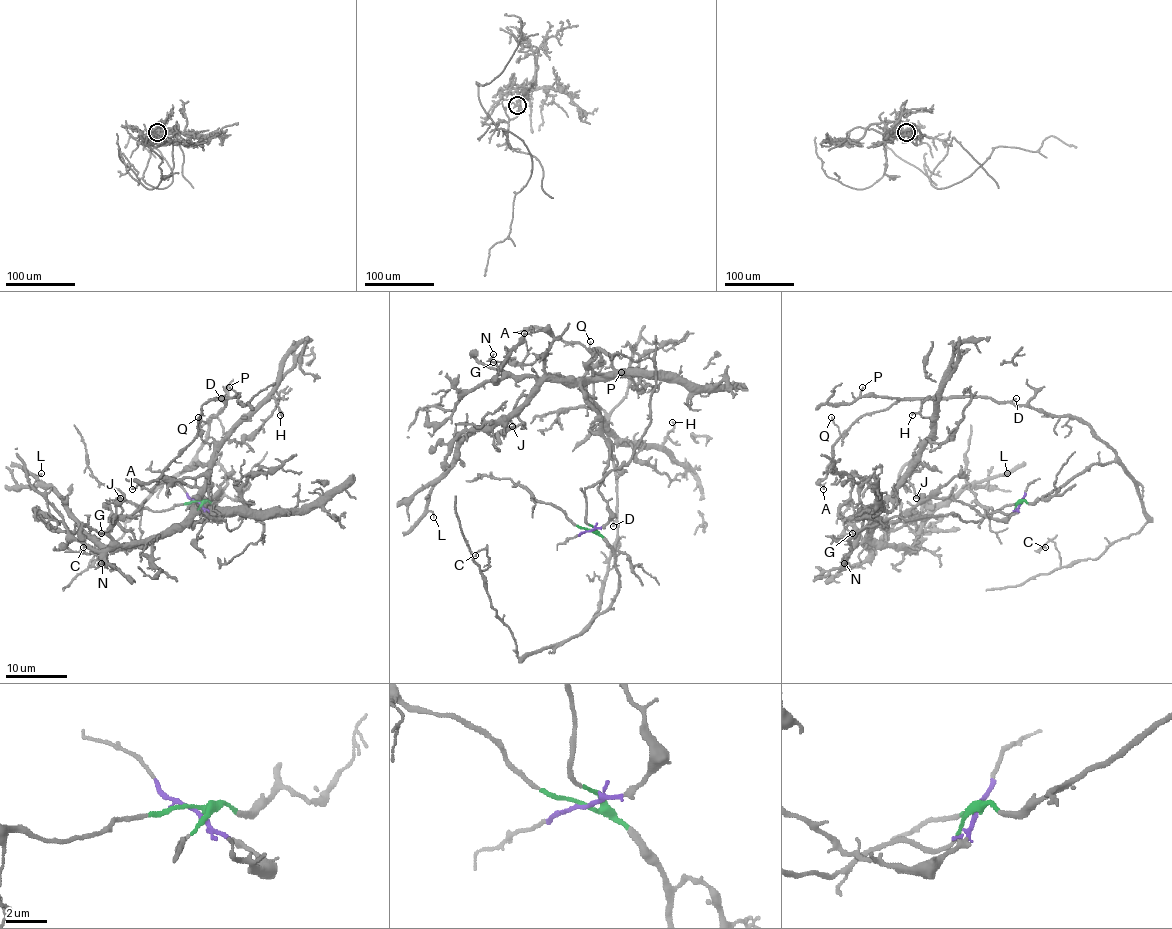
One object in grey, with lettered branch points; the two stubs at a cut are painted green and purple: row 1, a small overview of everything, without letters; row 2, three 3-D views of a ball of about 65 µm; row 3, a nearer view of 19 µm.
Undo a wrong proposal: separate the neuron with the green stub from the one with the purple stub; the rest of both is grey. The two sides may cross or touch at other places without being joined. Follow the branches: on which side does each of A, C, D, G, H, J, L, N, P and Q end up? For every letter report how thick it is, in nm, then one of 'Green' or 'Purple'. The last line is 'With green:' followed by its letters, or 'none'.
A: Thickness 110 nm. Green
C: Thickness 110 nm. Green
D: Thickness 80 nm. Green
G: Thickness 90 nm. Purple
H: Thickness 130 nm. Purple
J: Thickness 120 nm. Purple
L: Thickness 110 nm. Purple
N: Thickness 90 nm. Purple
P: Thickness 110 nm. Green
Q: Thickness 90 nm. Green
With green: A, C, D, P, Q

